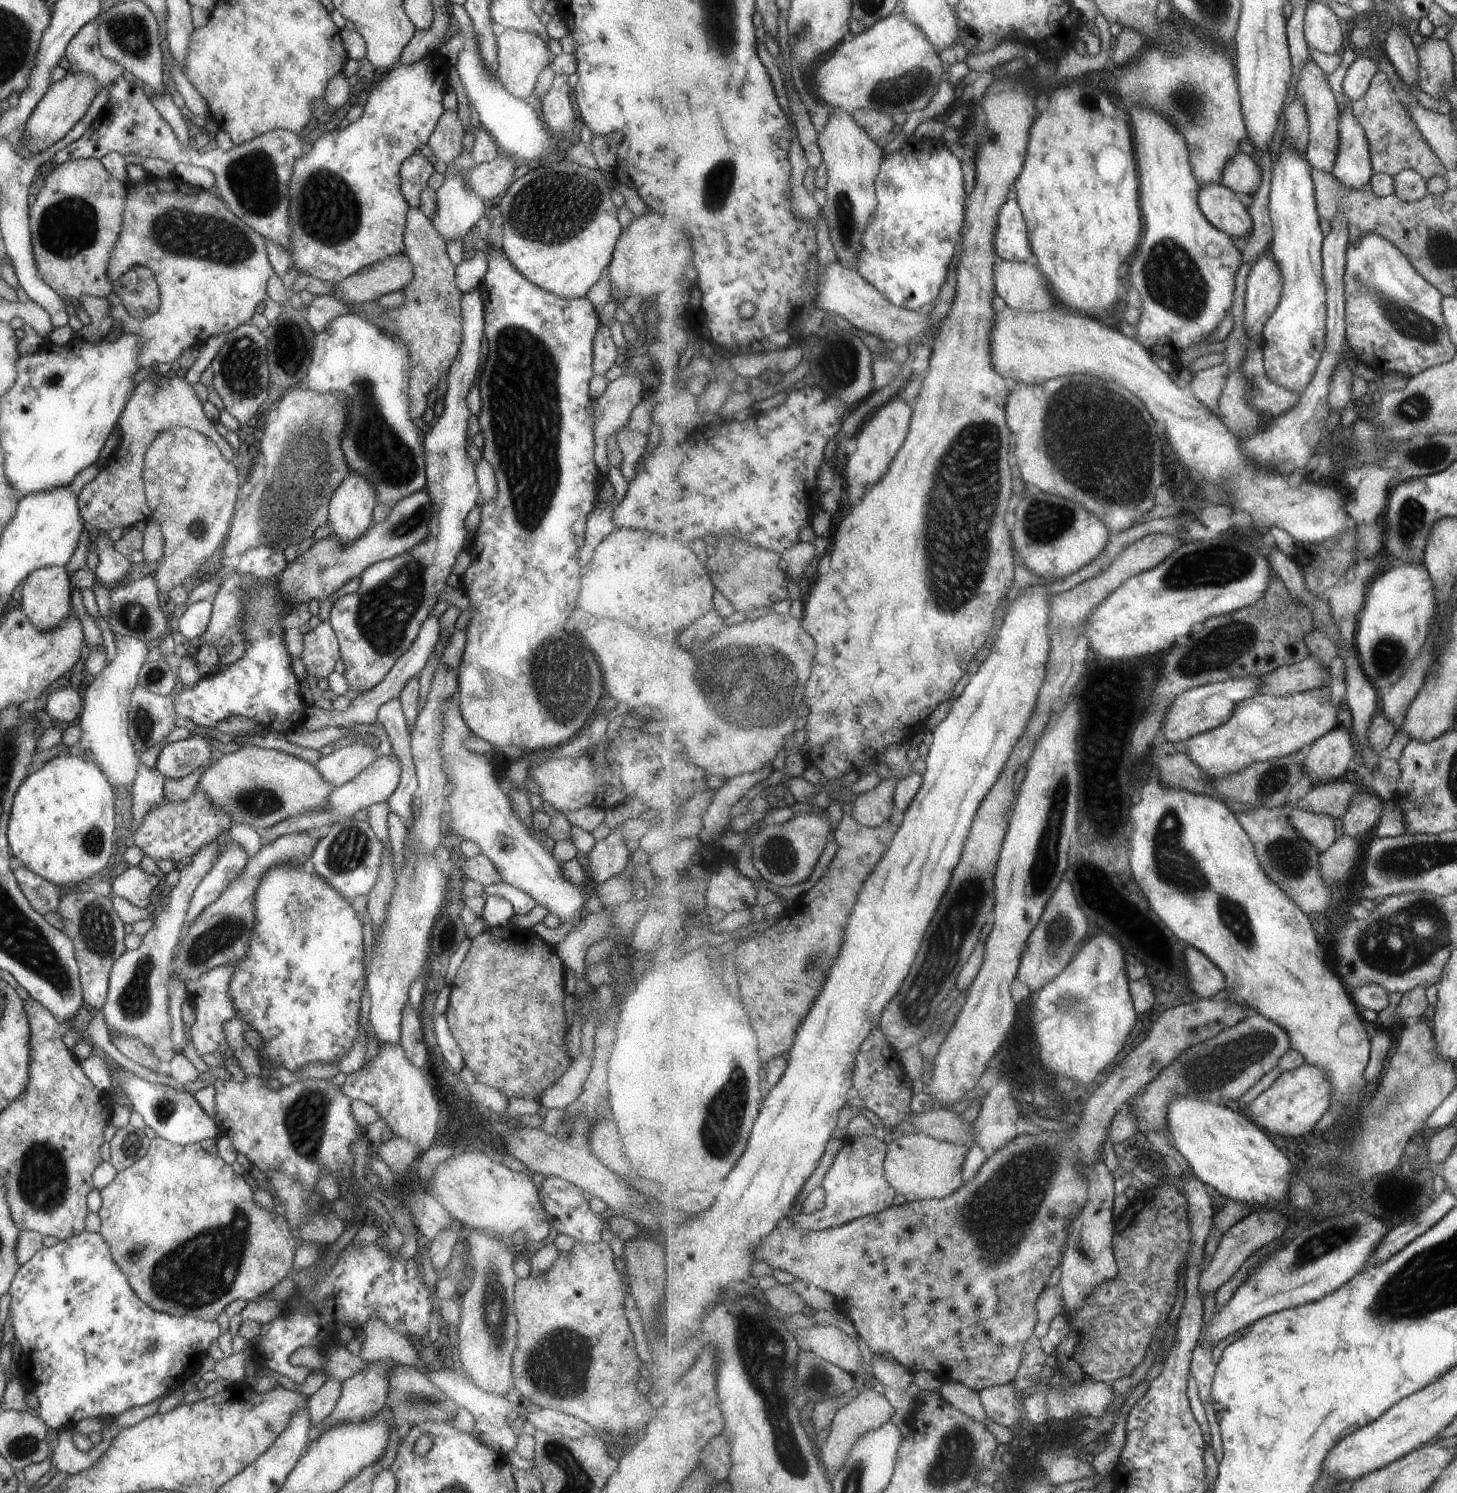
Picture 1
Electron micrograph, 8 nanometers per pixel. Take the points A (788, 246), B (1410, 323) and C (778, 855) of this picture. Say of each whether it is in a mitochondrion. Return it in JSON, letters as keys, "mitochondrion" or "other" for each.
{"A":"other","B":"mitochondrion","C":"mitochondrion"}

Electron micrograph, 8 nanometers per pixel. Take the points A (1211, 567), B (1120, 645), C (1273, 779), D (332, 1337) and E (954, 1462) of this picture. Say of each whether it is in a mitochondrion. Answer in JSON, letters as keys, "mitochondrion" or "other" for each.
{"A":"mitochondrion","B":"other","C":"mitochondrion","D":"other","E":"mitochondrion"}

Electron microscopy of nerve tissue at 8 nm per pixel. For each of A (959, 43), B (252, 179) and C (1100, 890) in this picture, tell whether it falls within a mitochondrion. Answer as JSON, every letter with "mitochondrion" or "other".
{"A":"other","B":"mitochondrion","C":"other"}

